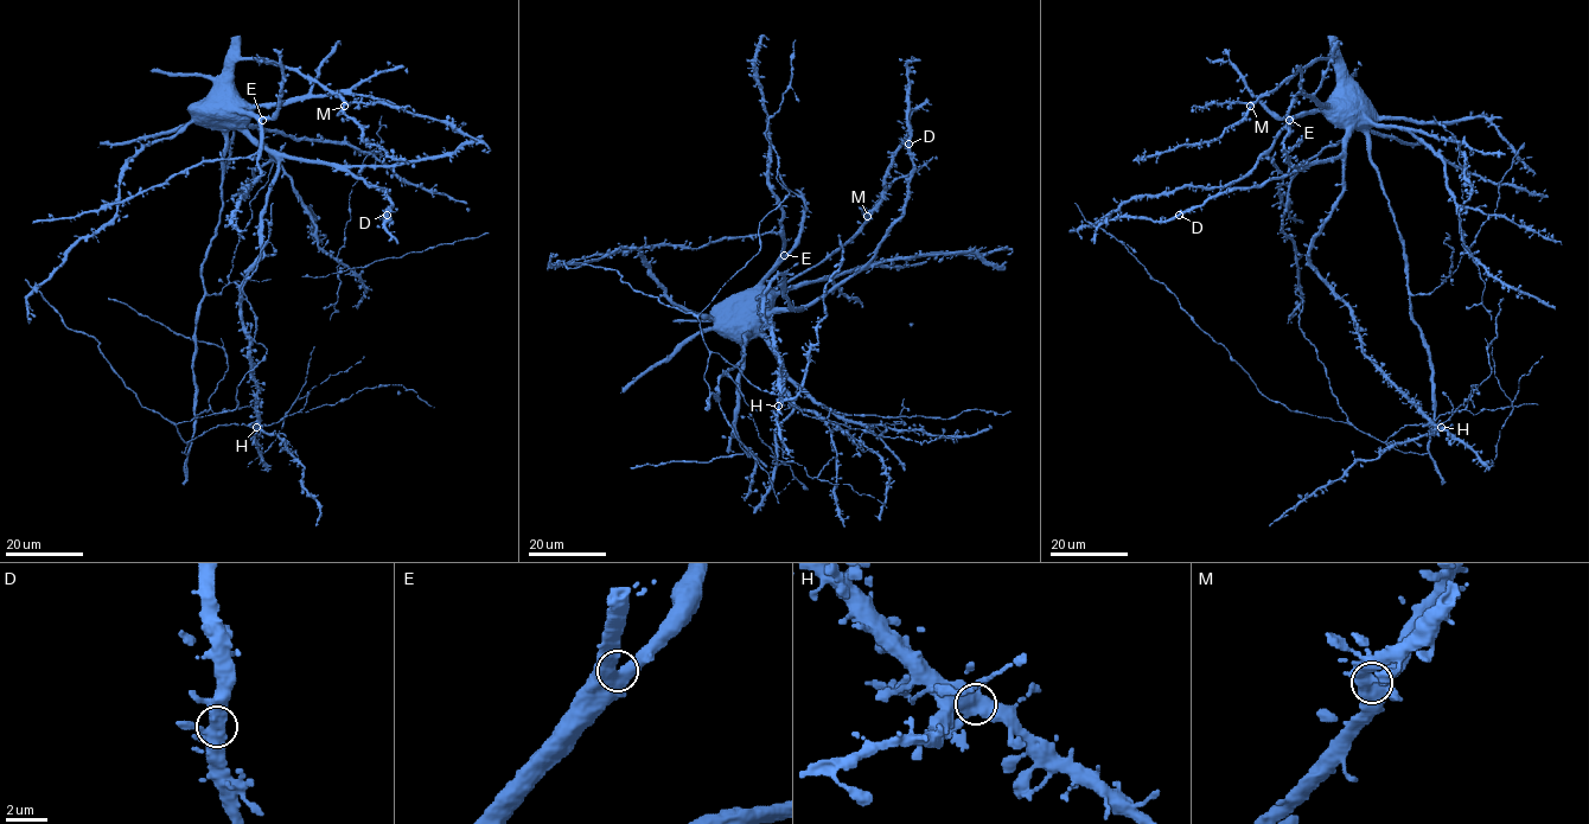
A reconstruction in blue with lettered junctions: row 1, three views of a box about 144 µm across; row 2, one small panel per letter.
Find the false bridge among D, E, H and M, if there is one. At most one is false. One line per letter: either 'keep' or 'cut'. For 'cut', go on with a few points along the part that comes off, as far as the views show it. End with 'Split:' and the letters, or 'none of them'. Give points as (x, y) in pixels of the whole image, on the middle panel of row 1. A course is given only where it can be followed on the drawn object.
D: keep
E: keep
H: keep
M: keep
Split: none of them

